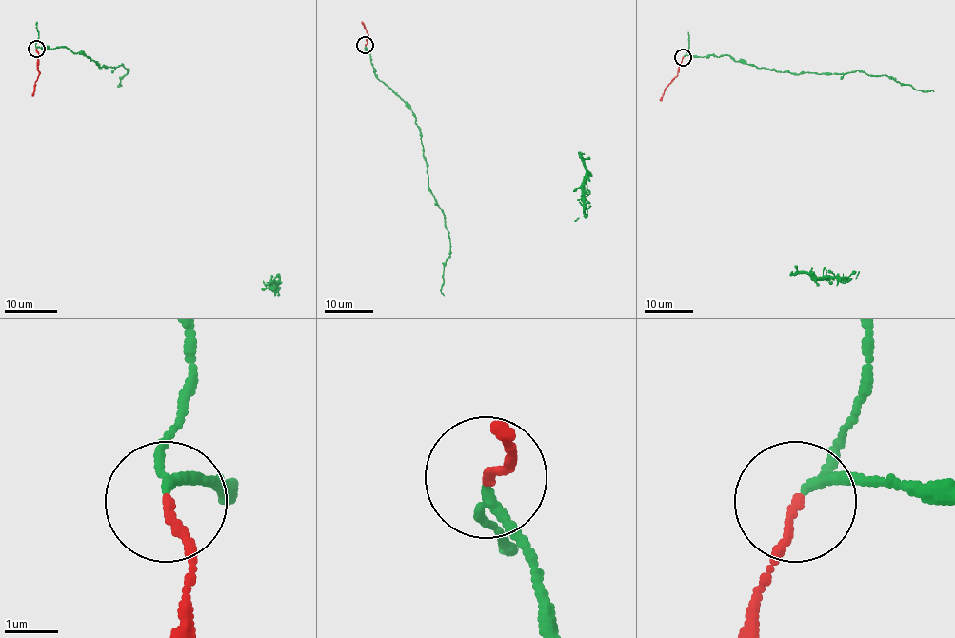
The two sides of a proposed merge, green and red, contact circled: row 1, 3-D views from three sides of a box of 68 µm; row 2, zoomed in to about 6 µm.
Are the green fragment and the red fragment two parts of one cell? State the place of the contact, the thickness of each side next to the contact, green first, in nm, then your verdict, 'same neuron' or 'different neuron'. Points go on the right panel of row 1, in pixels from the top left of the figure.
place (683, 57); calibres 150 and 160 nm; same neuron

